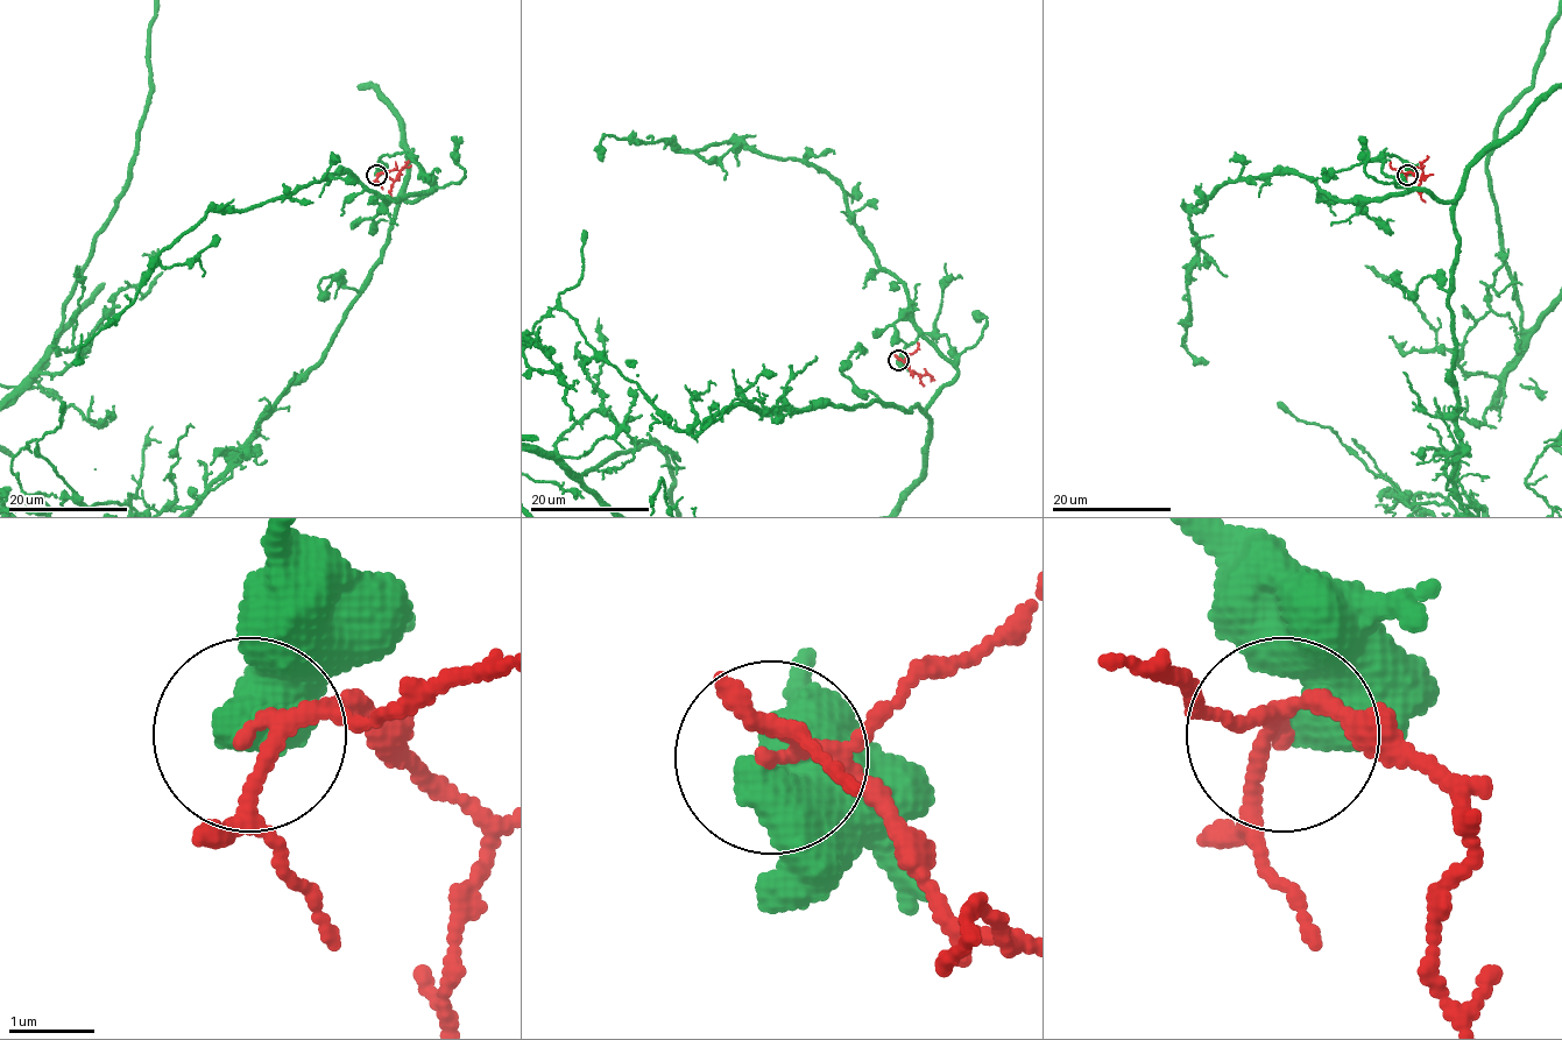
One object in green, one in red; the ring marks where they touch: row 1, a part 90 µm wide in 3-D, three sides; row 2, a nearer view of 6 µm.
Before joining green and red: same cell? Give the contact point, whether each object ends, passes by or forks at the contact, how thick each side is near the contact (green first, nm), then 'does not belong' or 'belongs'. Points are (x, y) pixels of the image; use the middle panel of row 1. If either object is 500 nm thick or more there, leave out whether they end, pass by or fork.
at (898, 360); 600 nm thick on the green side, 130 nm on the other; does not belong

